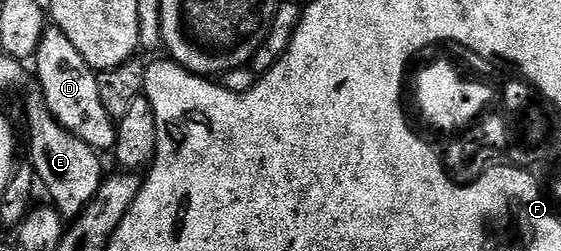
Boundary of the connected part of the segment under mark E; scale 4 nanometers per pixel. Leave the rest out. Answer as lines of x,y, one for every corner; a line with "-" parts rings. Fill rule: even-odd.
31,86
27,92
27,128
31,131
29,163
35,172
35,179
40,182
41,186
44,186
49,194
52,207
57,209
64,221
70,222
83,212
85,206
96,196
97,190
105,179
103,164
99,161
100,153
59,125
57,118
53,118
49,106
43,100
43,91
37,86

